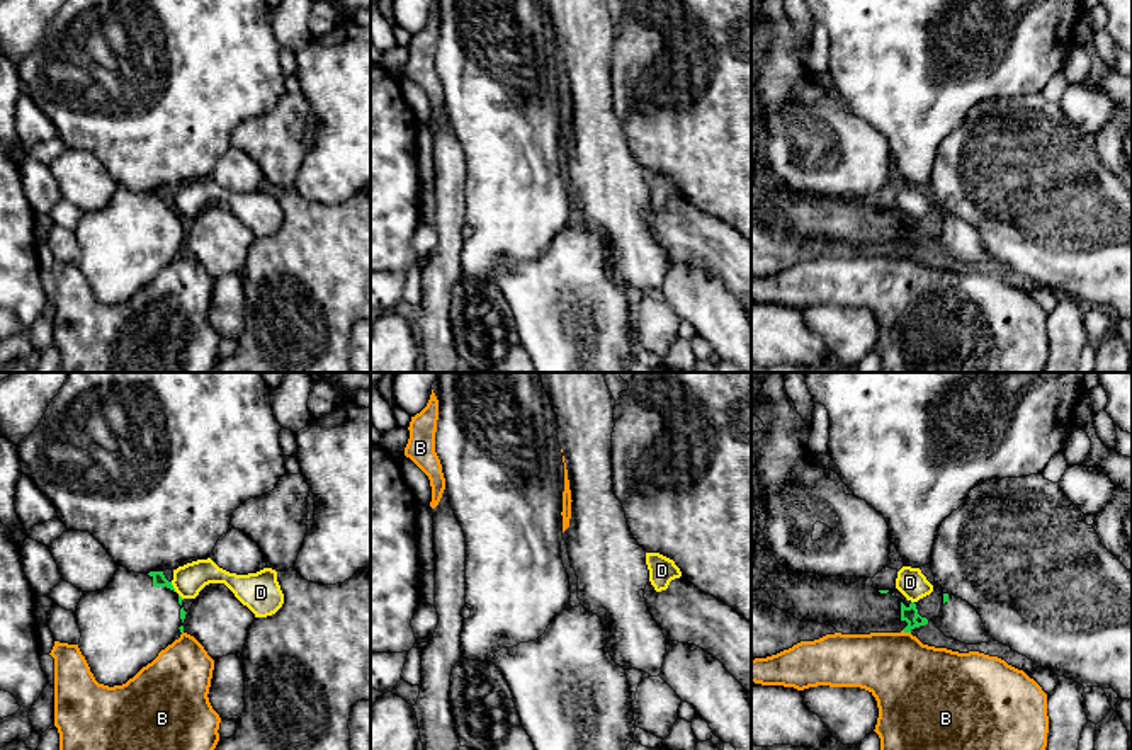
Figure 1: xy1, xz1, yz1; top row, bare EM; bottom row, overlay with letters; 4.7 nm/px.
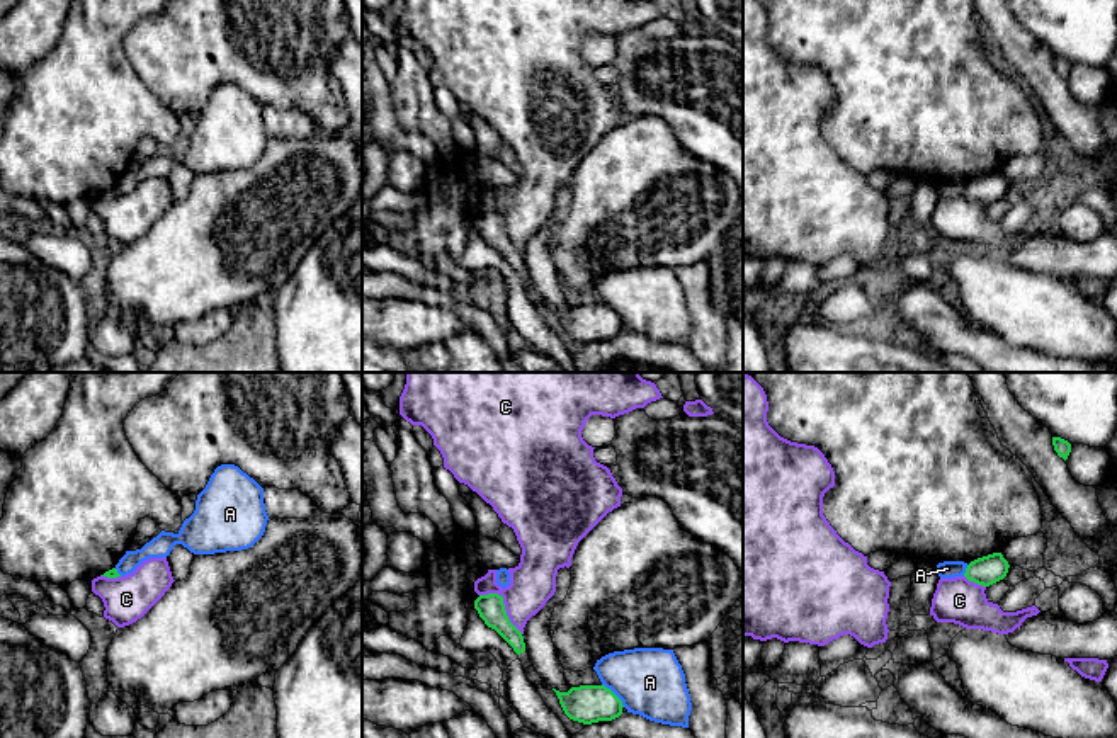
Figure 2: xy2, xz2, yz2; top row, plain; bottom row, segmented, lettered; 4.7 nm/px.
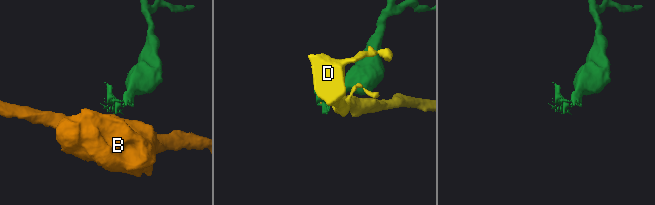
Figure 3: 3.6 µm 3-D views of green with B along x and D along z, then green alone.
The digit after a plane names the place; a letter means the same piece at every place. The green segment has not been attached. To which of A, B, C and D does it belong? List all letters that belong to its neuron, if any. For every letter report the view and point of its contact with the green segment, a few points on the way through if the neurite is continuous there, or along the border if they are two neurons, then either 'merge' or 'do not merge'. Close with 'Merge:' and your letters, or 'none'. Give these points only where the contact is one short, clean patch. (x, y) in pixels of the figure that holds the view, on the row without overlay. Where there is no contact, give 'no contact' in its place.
A: meets green in xz2 at (614, 313); do not merge
B: meets green in yz1 at (906, 250); border along yz1 (903, 249), (910, 252); do not merge
C: meets green in xz2 at (504, 223); border along xz2 (480, 213), (498, 213), (507, 237), (522, 252); do not merge
D: meets green in xy1 at (172, 206); border along xy1 (170, 201), (175, 210); do not merge
Merge: none

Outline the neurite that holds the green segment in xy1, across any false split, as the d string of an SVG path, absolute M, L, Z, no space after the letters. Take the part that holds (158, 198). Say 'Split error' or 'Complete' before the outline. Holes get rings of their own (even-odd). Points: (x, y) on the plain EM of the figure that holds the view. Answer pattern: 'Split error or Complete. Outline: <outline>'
Split error. Outline: M122 184L105 207L83 211L75 230L82 252L78 267L95 299L109 306L122 304L178 259L187 233L182 219L163 190L134 192Z

